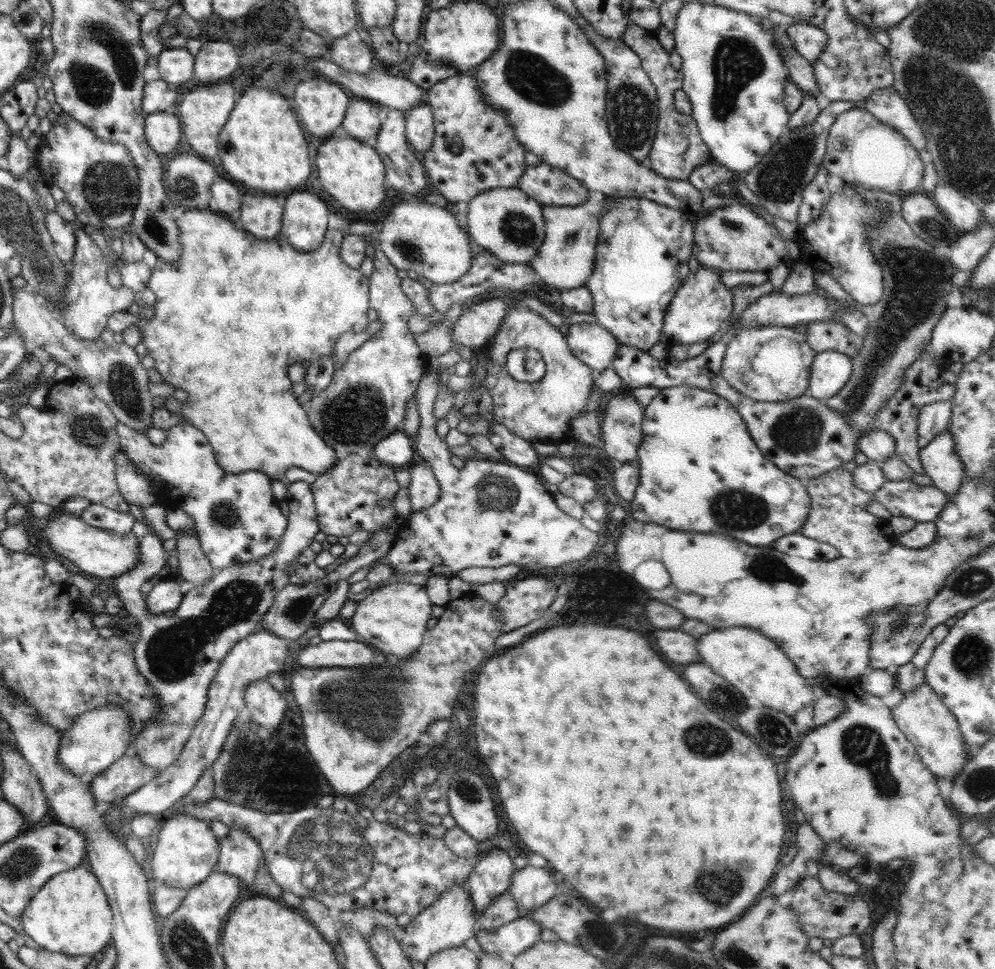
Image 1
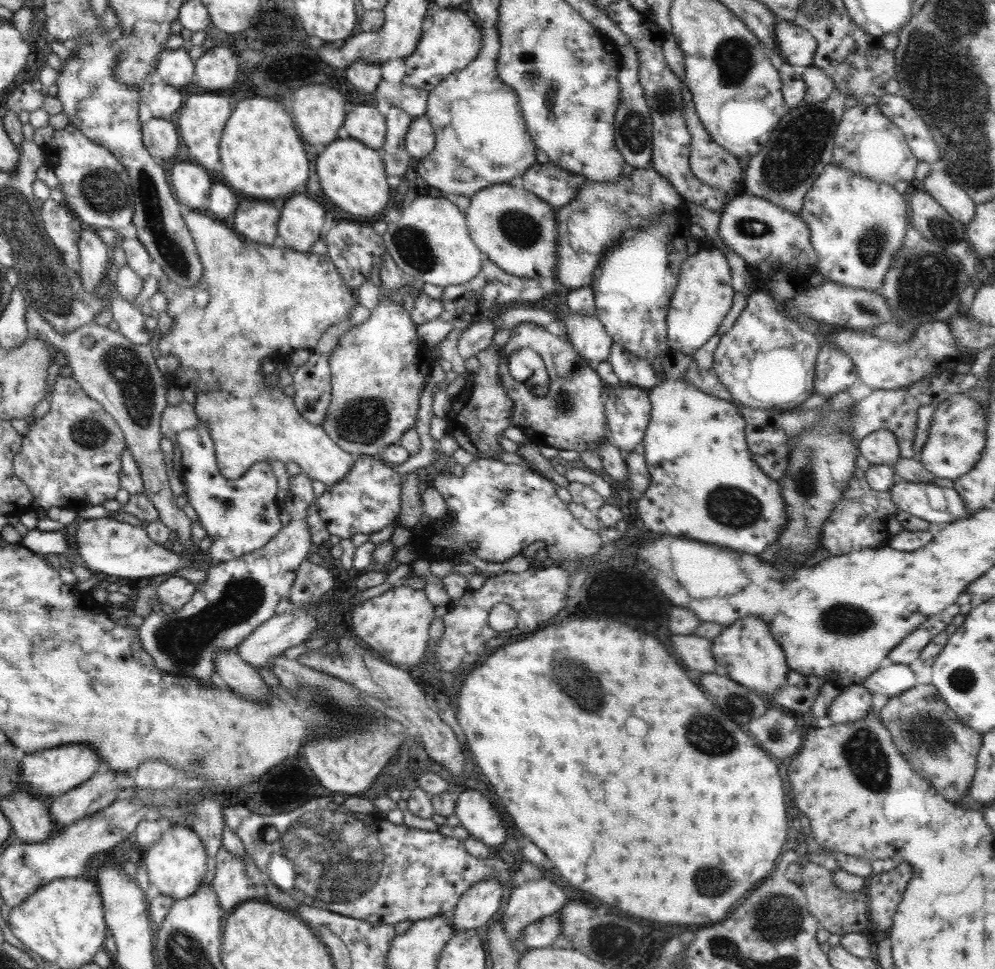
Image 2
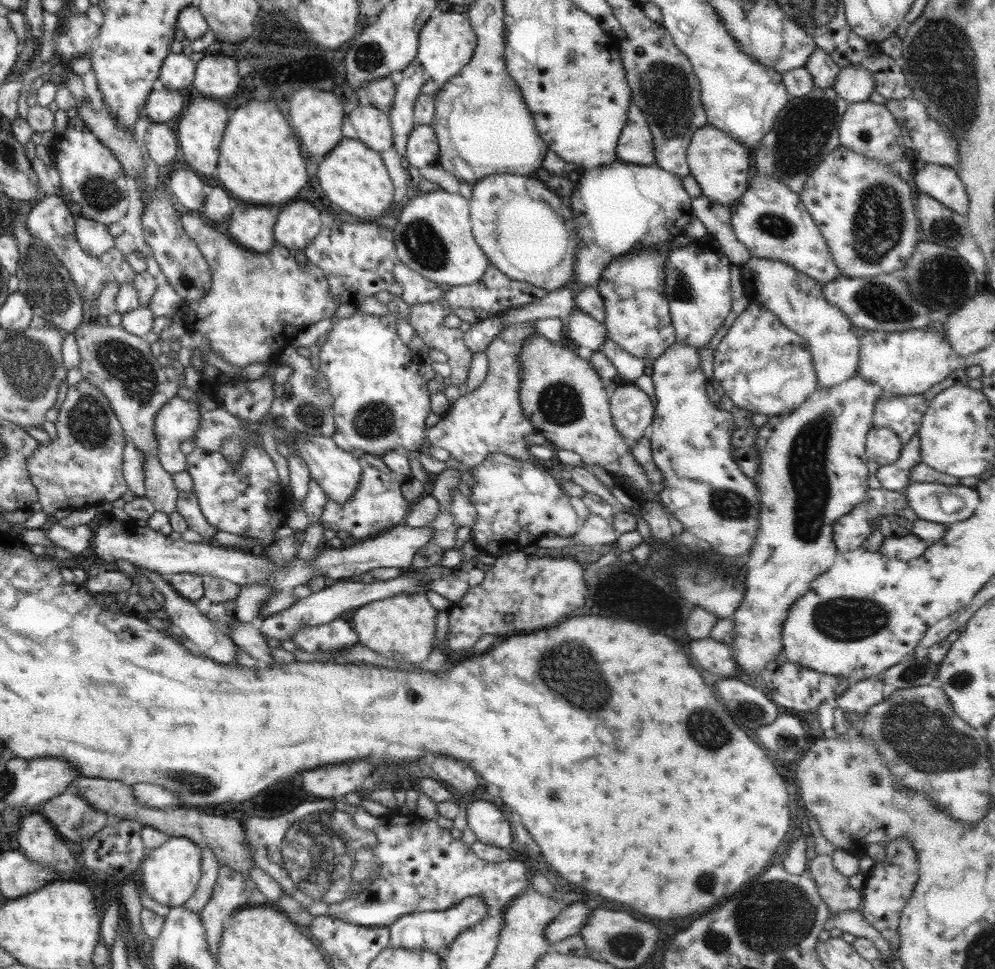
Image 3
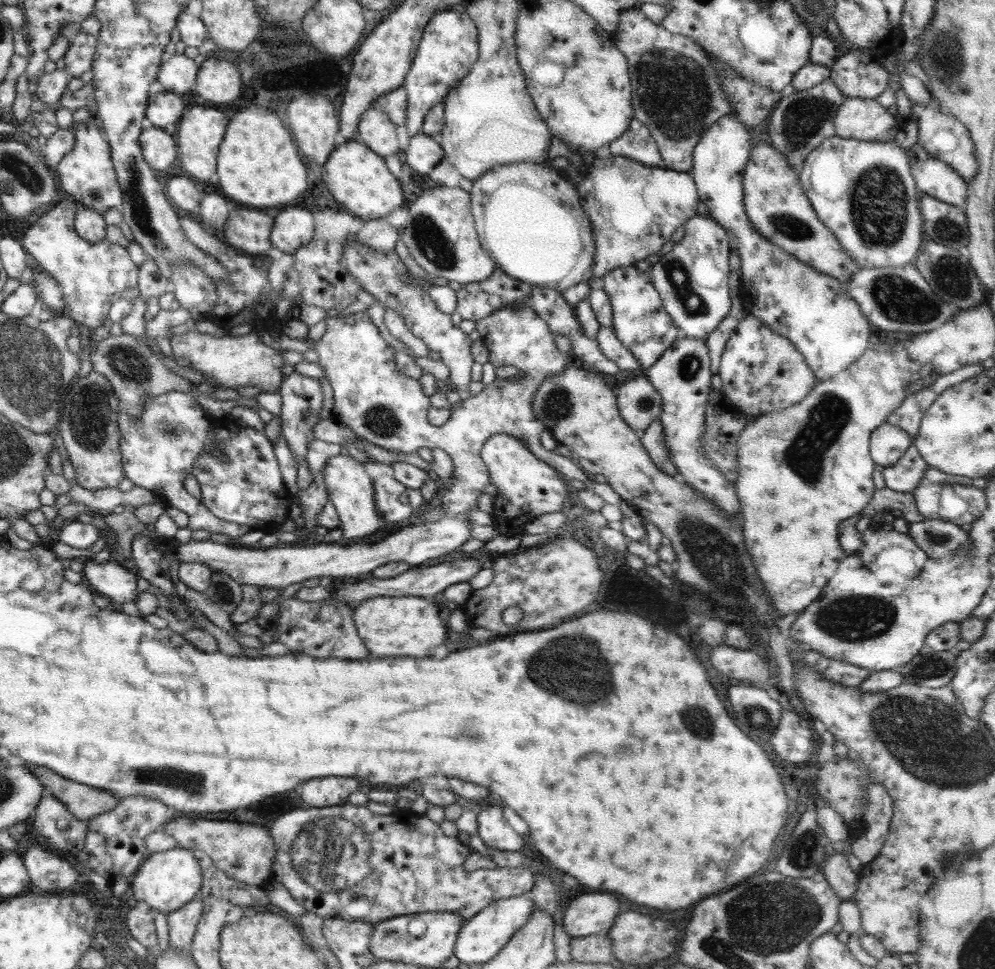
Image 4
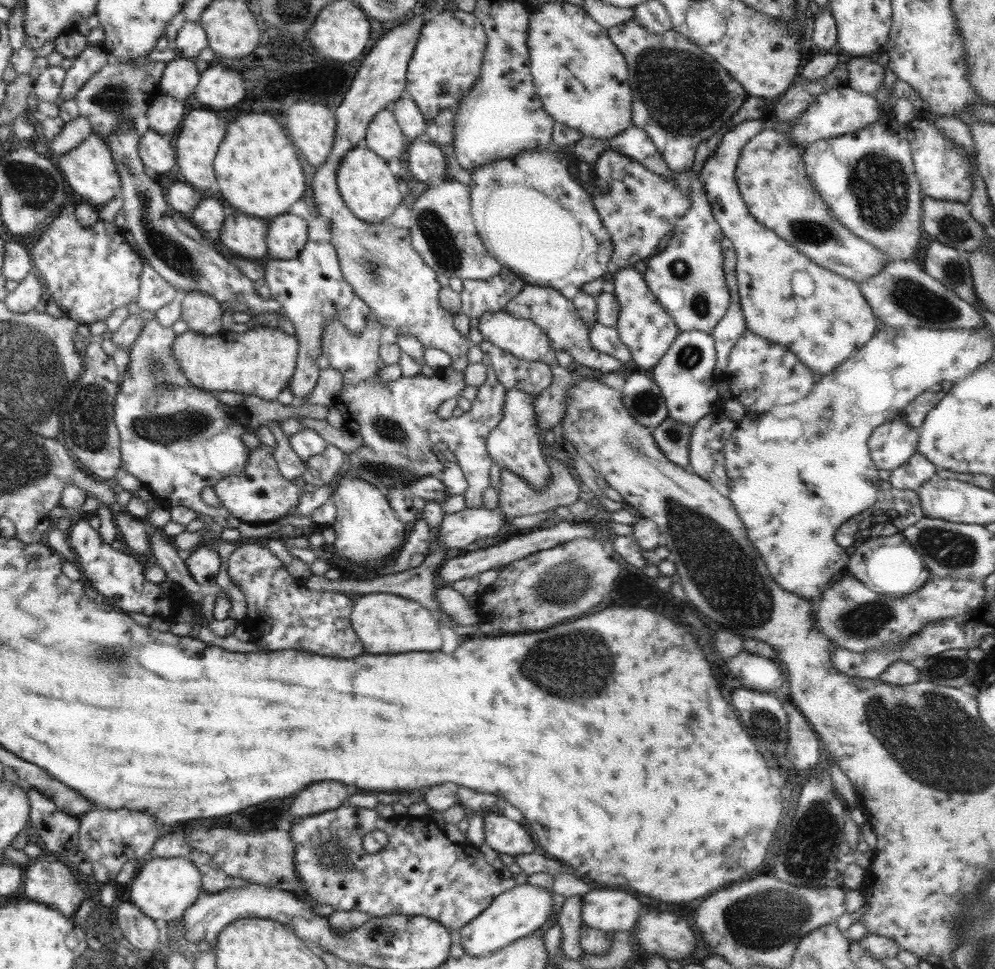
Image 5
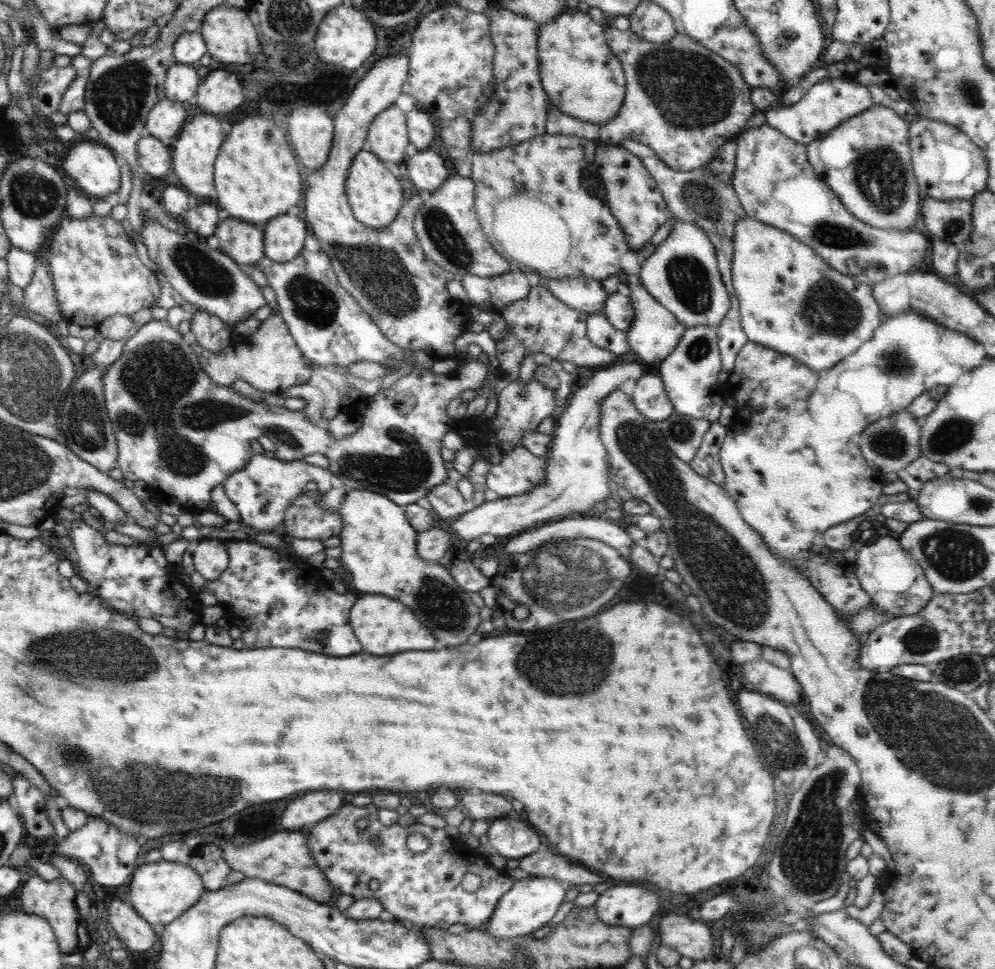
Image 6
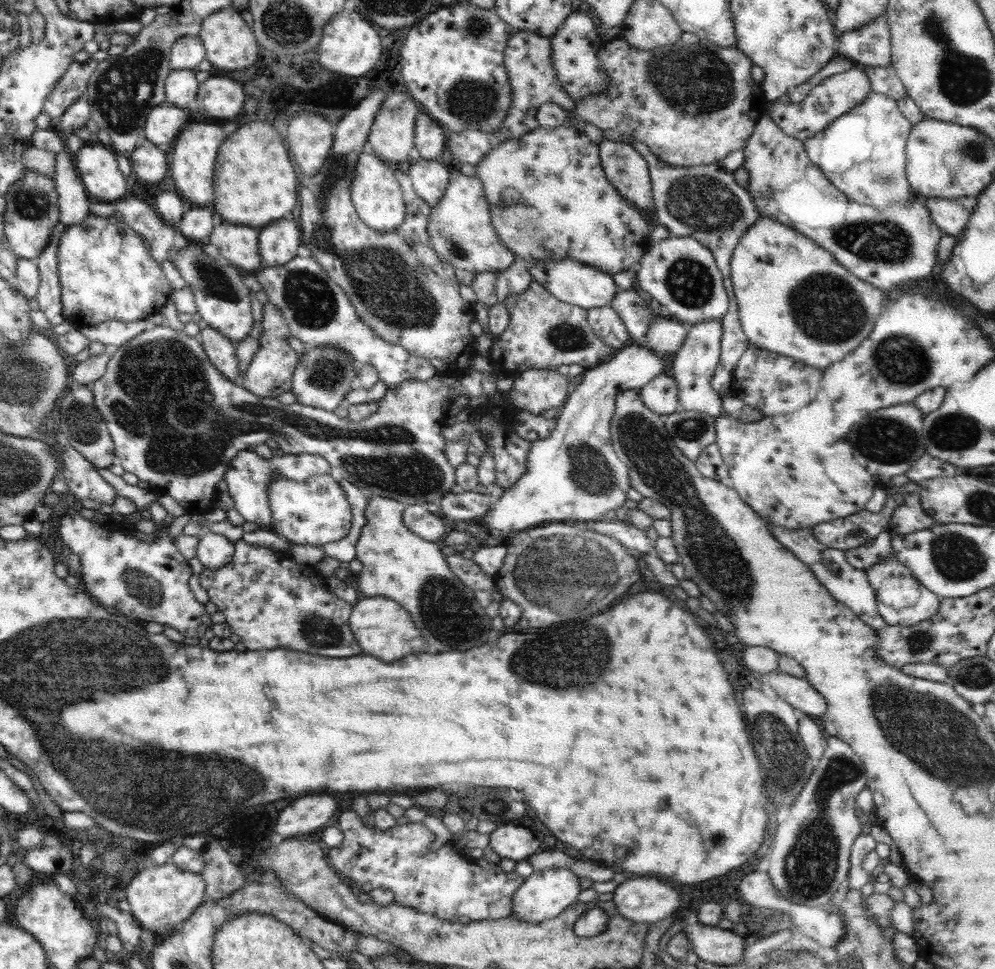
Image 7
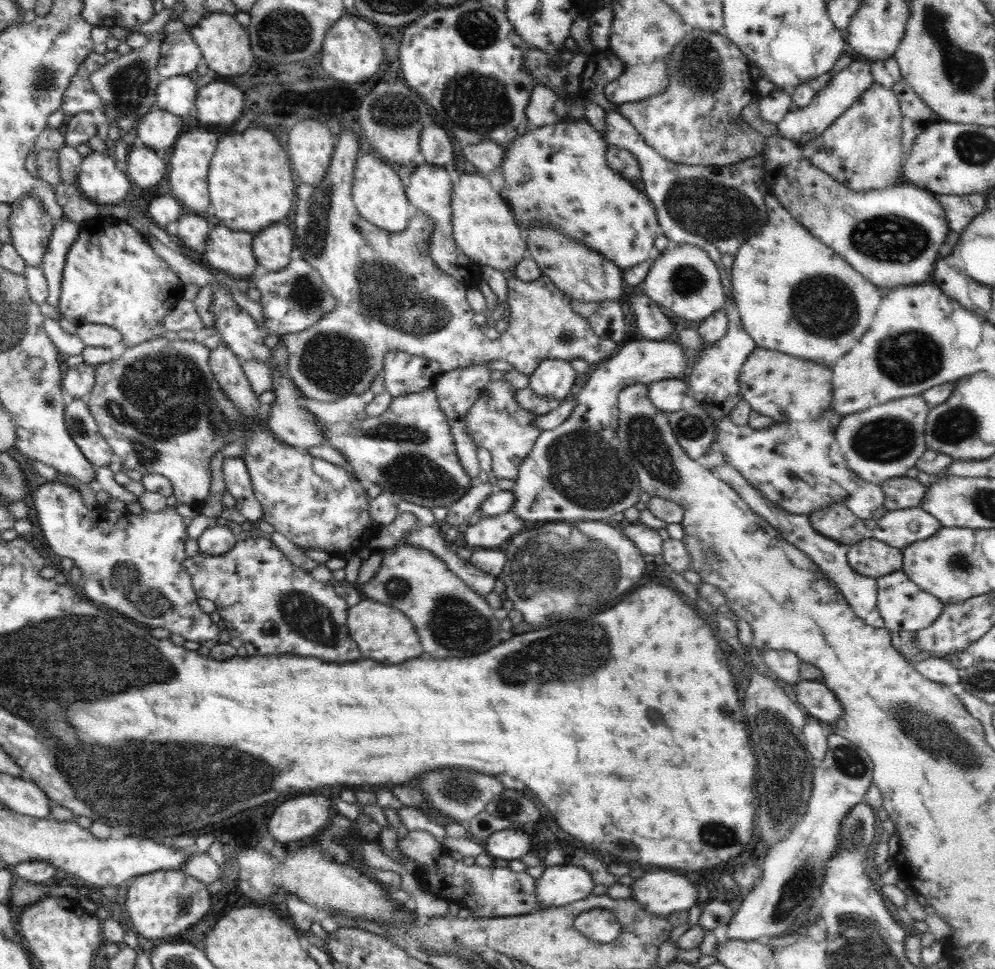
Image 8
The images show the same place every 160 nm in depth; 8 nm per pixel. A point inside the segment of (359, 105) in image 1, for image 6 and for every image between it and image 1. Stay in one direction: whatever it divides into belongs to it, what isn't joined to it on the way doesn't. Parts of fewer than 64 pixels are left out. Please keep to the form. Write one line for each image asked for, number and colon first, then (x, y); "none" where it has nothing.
2: (366, 124)
3: (373, 128)
4: (376, 132)
5: (384, 137)
6: (388, 136)

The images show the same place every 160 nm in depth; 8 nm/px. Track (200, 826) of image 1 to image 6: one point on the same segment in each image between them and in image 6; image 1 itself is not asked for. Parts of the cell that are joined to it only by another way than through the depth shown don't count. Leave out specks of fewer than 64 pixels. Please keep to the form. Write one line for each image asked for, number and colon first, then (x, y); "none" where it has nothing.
2: (176, 863)
3: (170, 873)
4: (166, 880)
5: (163, 888)
6: (161, 891)

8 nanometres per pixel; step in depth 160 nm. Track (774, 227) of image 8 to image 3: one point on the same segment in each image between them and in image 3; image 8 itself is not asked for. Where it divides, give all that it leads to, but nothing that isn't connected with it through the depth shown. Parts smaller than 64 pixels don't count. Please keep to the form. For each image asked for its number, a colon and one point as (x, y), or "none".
3: (720, 165)
4: (827, 327)
5: (824, 330)
6: (790, 300)
7: (792, 297)

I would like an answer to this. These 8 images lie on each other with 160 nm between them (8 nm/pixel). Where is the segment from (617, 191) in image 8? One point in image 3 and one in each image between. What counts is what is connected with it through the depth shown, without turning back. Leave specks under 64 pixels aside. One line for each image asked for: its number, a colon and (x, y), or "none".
3: (525, 230)
4: (528, 217)
5: (535, 237)
6: (531, 205)
7: (548, 195)

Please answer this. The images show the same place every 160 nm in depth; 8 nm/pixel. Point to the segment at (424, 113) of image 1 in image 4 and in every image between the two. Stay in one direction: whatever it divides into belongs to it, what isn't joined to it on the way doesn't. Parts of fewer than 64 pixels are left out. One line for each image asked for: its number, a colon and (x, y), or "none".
2: (420, 141)
3: (422, 150)
4: (423, 154)

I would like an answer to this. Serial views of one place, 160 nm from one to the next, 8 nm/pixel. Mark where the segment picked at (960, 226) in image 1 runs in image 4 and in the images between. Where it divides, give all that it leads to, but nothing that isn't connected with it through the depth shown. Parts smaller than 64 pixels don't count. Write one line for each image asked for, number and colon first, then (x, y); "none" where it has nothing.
2: (957, 202)
3: (938, 181)
4: (933, 177)

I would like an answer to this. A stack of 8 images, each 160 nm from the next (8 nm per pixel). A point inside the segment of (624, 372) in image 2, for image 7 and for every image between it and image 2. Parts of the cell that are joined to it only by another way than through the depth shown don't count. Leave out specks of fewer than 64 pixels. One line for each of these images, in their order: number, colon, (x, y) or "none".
3: (629, 368)
4: (606, 338)
5: (606, 339)
6: (599, 330)
7: (605, 322)

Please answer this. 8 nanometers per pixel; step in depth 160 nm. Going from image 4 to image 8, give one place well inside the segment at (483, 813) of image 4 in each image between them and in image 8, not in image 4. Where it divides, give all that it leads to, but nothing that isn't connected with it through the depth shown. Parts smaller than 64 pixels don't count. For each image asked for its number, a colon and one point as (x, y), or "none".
5: (502, 834)
6: (513, 839)
7: (513, 841)
8: (511, 844)

